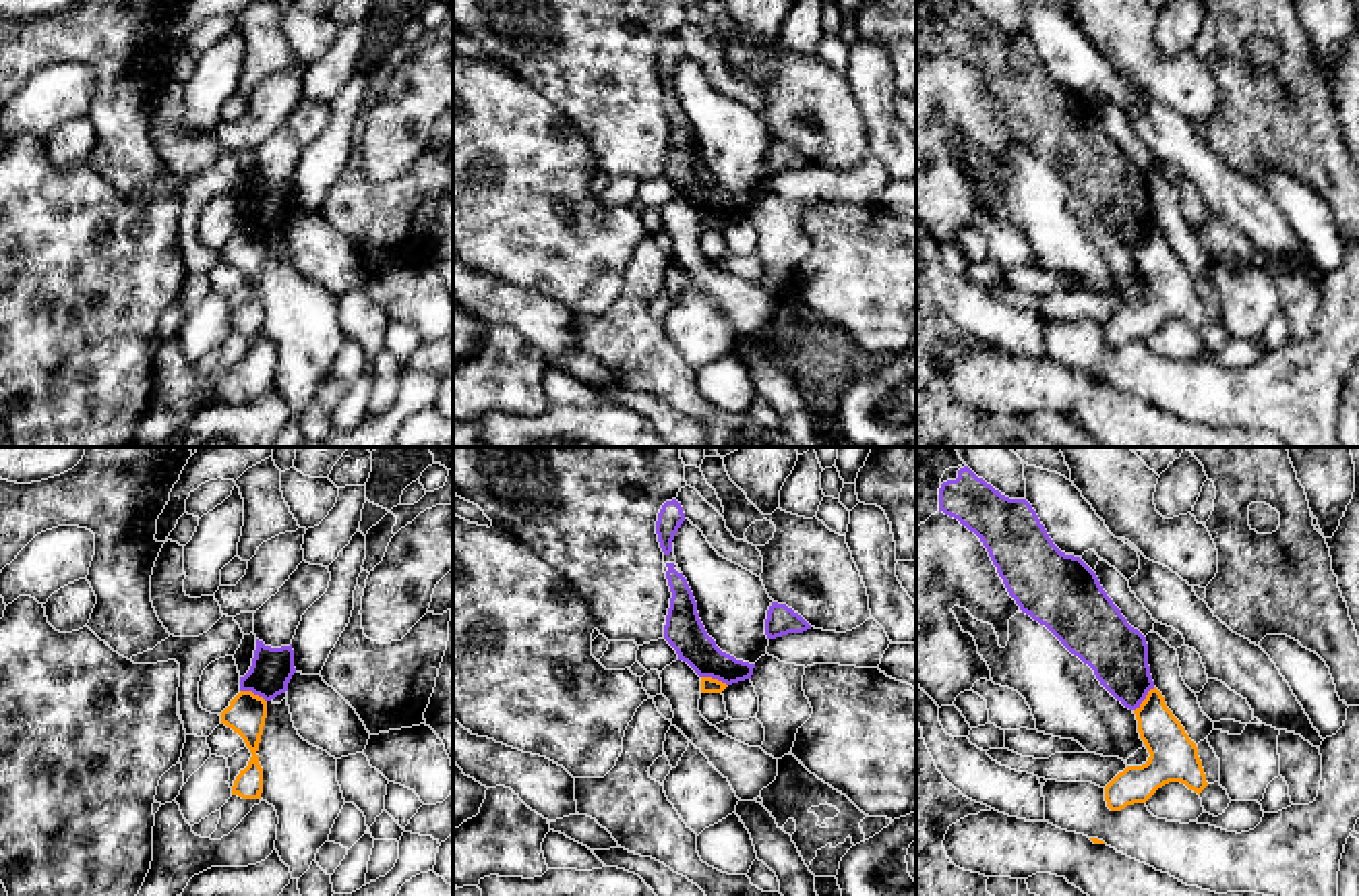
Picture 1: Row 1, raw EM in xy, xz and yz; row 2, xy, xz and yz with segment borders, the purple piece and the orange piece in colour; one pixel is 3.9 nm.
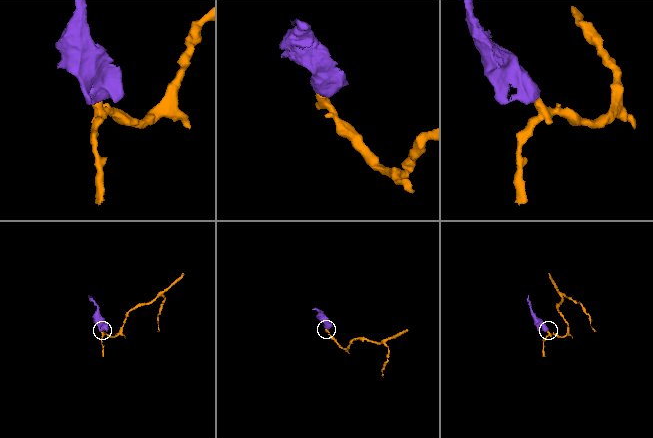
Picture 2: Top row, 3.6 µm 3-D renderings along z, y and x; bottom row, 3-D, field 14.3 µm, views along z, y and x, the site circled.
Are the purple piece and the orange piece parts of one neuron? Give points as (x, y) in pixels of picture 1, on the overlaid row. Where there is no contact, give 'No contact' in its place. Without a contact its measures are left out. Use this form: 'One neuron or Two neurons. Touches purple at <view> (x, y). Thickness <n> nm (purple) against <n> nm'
Two neurons. Touches purple at yz (1144, 698). Thickness 240 nm (purple) against 180 nm

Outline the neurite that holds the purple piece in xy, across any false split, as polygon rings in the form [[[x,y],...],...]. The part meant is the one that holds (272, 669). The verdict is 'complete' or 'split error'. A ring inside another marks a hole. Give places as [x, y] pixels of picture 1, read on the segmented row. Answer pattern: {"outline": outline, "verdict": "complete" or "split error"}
{"outline": [[[256,639],[250,670],[240,677],[240,691],[252,691],[265,701],[288,691],[294,668],[294,650],[290,646],[271,648]]], "verdict": "complete"}

